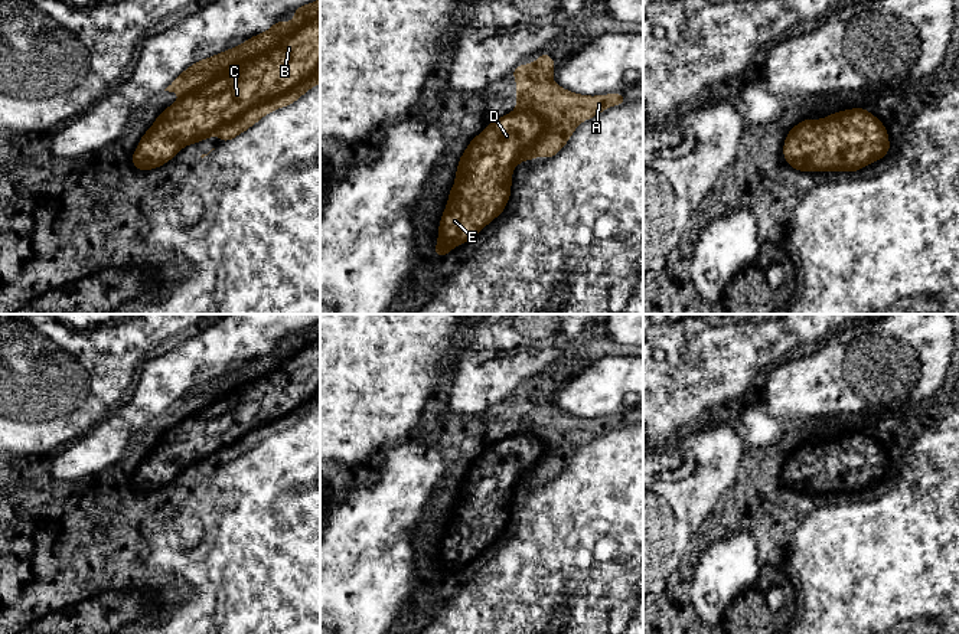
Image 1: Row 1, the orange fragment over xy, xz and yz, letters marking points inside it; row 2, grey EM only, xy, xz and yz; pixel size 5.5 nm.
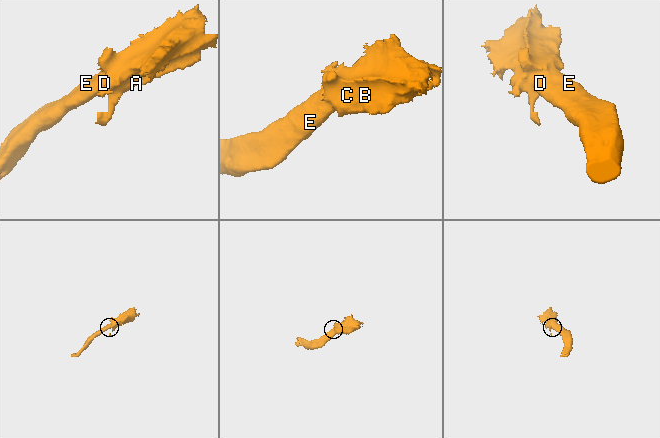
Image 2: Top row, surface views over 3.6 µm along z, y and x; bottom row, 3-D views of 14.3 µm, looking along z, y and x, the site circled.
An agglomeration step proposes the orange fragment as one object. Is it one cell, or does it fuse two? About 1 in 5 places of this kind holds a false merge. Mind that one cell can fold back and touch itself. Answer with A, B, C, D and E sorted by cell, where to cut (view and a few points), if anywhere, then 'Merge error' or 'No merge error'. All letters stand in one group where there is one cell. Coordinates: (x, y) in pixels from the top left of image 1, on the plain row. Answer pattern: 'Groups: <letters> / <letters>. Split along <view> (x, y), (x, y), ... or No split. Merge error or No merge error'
Groups: A B C D E. No split. No merge error

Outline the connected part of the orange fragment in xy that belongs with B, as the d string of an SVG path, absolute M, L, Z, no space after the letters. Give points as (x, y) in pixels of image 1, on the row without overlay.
M320 321L297 330L293 344L275 343L273 350L255 357L237 370L202 382L183 393L164 414L182 419L162 434L156 445L141 460L131 486L137 493L153 493L170 484L185 468L198 467L219 457L221 465L229 464L251 451L268 435L287 429L320 405Z

